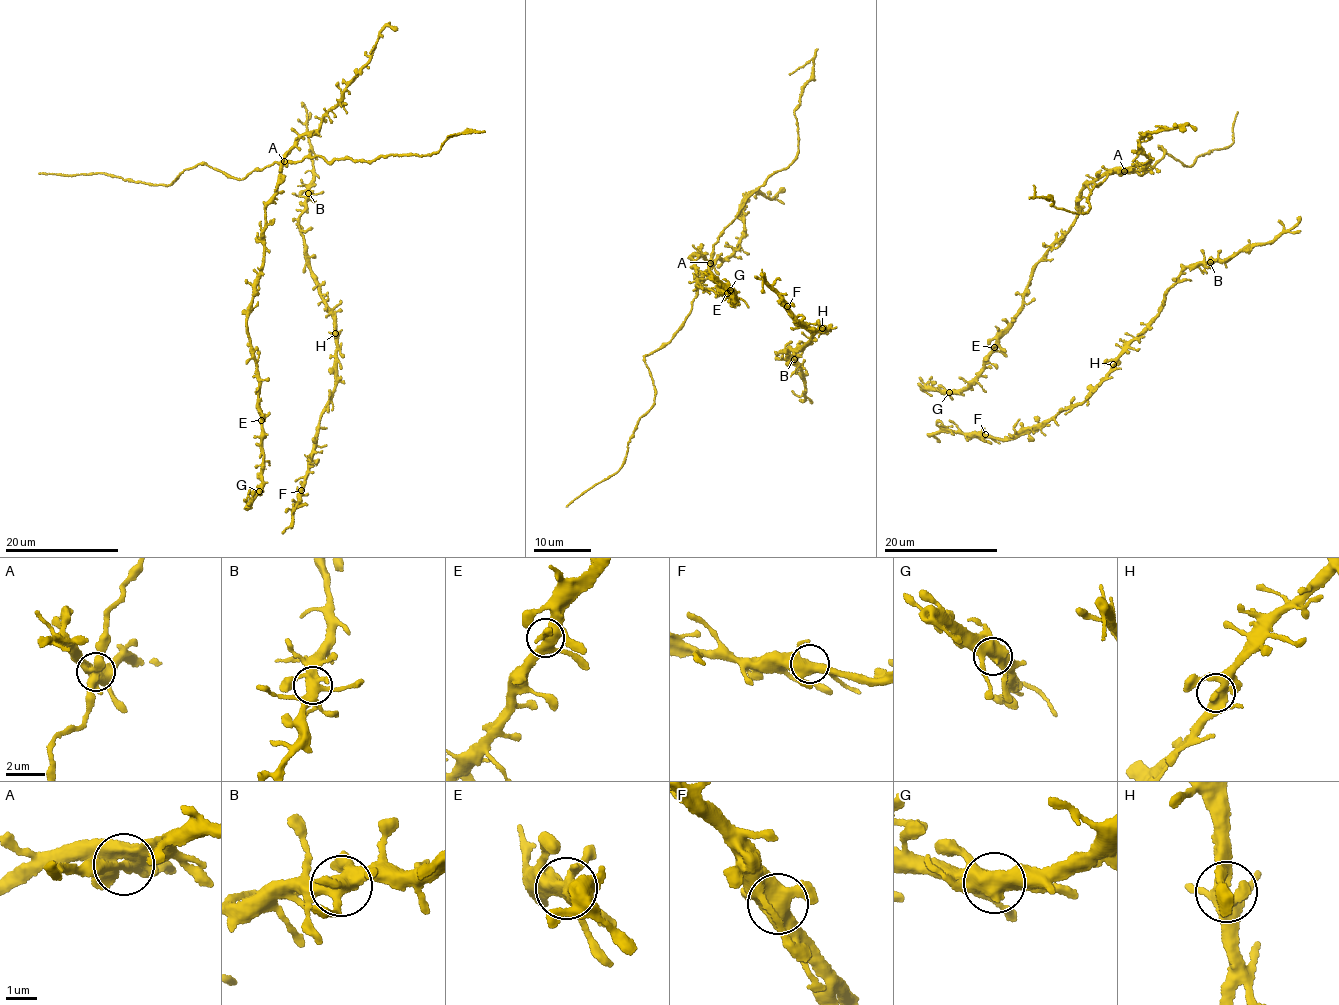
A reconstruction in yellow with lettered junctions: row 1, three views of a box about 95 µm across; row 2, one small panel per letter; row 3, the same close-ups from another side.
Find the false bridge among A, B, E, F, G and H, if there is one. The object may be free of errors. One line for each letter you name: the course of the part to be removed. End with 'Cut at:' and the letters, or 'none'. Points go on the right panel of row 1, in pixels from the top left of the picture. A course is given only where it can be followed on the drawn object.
A: foreign part runs (1124, 171), (1143, 174), (1152, 169), (1165, 153), (1161, 145), (1186, 165), (1213, 149), (1229, 146), (1237, 112)
Cut at: A

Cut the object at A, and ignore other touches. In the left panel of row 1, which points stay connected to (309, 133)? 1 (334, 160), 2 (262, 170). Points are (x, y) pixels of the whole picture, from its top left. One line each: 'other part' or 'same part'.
1: other part
2: other part

